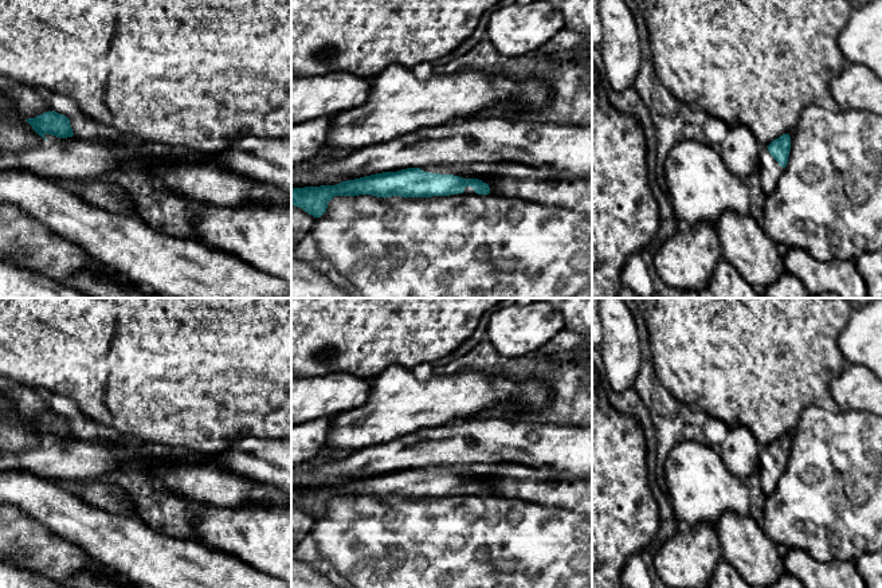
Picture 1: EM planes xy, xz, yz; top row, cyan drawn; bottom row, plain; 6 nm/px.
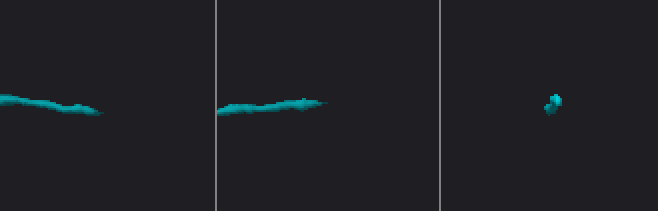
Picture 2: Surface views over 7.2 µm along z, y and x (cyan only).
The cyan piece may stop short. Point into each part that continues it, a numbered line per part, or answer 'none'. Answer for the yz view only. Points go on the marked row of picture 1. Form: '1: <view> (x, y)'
1: yz (769, 171)

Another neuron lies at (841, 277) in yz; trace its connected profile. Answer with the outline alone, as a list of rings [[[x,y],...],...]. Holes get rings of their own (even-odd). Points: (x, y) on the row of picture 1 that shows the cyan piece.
[[[789,248],[784,267],[811,295],[835,293],[839,298],[867,298],[866,283],[852,260],[816,260],[808,251]]]

